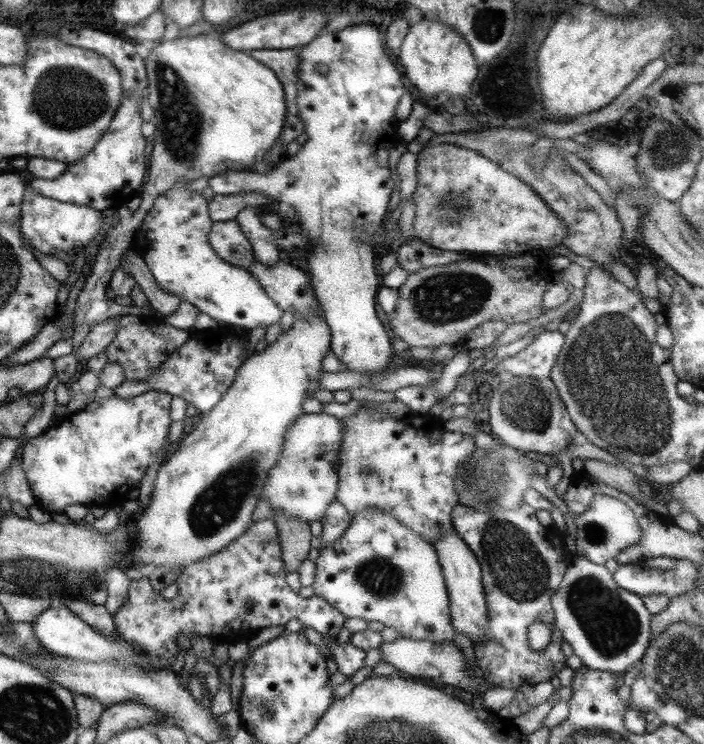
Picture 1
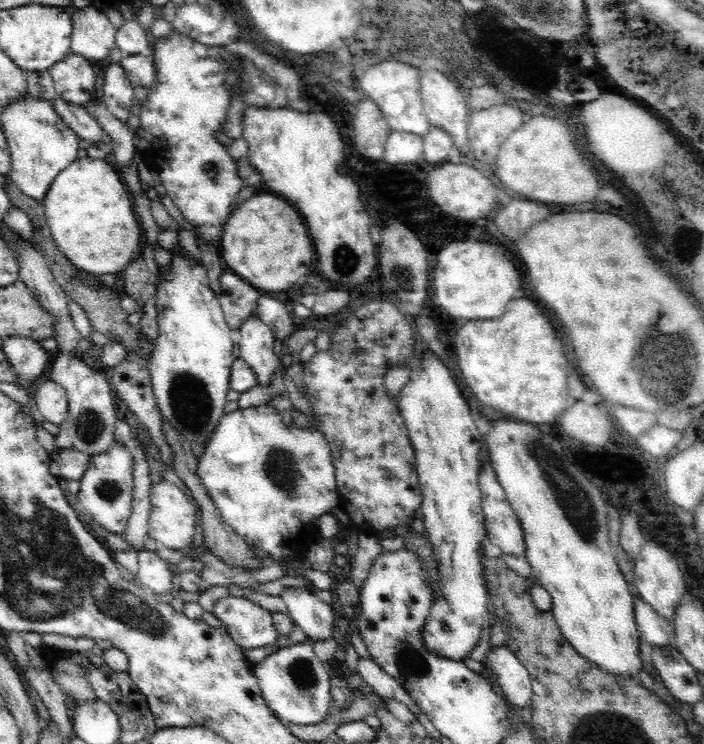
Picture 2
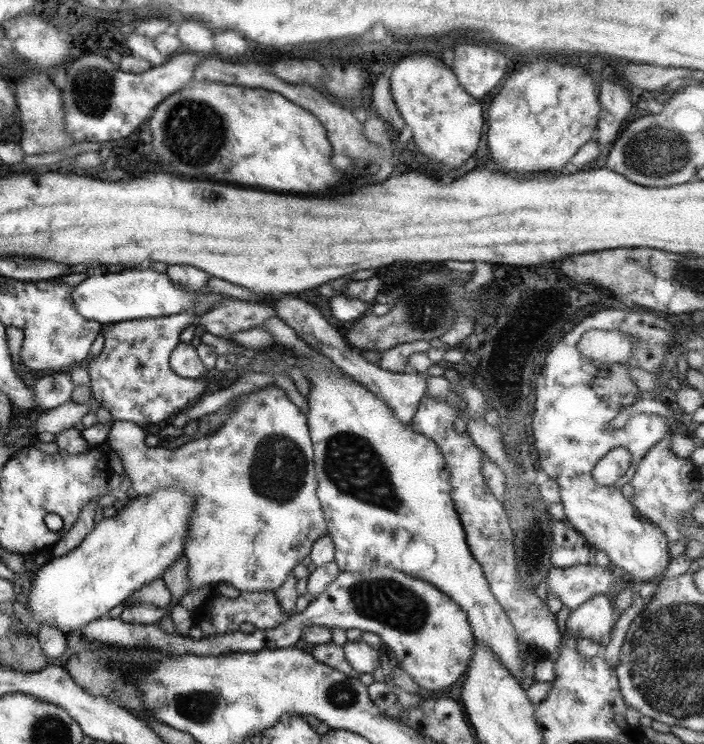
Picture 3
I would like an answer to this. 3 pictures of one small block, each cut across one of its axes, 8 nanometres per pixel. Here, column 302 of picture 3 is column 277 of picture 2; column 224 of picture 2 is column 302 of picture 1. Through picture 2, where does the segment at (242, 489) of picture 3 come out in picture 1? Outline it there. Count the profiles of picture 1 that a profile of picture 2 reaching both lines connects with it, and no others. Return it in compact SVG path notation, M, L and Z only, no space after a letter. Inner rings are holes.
M325 412L302 413L287 426L283 449L276 466L268 470L268 480L260 500L268 501L272 515L283 512L298 521L322 522L326 509L336 500L338 492L338 454L342 440L341 421Z

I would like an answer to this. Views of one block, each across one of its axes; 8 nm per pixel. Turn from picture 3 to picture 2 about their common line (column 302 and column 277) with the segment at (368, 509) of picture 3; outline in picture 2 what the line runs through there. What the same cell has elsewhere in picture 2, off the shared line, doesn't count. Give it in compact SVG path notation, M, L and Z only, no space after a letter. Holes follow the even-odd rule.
M255 315L242 320L236 340L240 347L238 358L245 360L254 371L256 384L269 387L272 374L282 368L274 353L273 330Z

